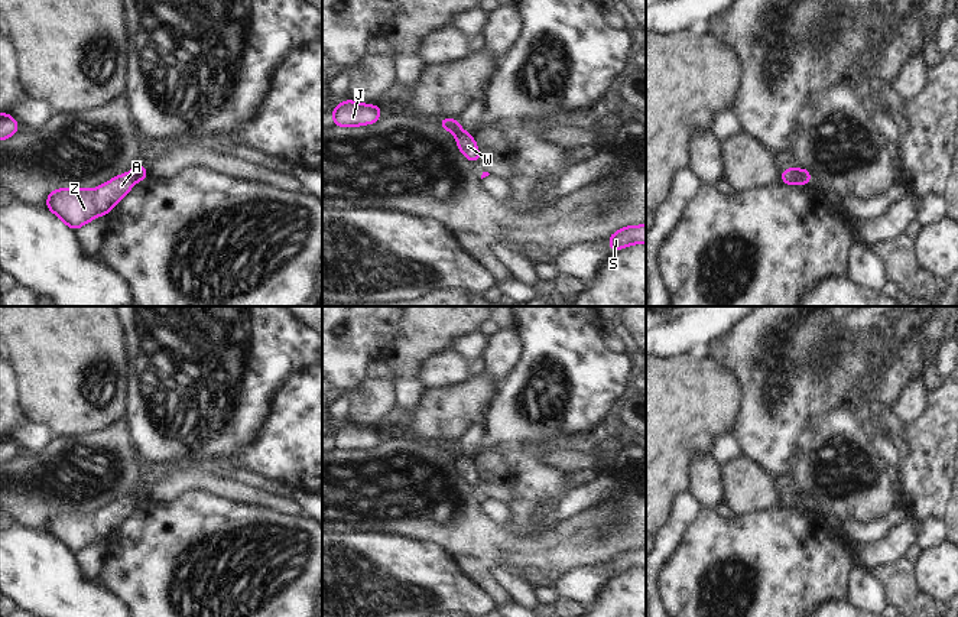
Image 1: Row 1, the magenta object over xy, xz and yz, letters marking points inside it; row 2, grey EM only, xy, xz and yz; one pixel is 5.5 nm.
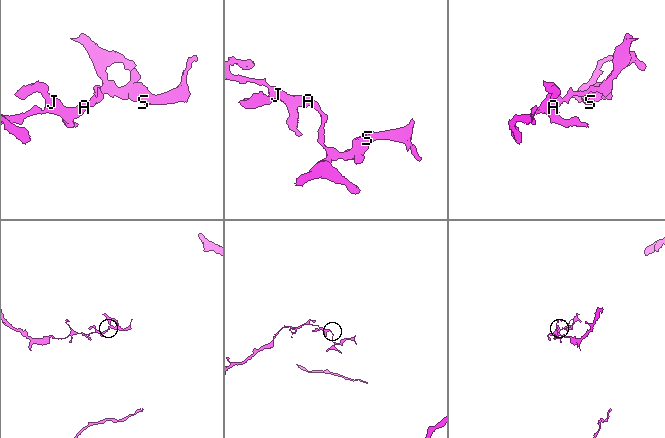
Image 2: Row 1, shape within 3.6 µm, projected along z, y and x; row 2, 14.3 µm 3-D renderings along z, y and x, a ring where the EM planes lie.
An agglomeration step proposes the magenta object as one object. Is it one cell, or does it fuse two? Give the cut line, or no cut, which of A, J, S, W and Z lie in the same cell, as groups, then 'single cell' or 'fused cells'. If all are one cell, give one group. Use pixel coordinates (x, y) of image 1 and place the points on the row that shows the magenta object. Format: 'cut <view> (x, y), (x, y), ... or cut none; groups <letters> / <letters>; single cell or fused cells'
cut yz (796, 171), (802, 184); groups A J Z / S W; fused cells

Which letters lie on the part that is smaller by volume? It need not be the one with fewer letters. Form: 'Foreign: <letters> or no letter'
Foreign: S, W

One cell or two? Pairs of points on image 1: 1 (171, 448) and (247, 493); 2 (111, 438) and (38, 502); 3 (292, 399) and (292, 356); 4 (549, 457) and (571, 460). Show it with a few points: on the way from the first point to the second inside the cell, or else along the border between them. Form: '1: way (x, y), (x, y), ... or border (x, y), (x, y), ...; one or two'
1: border (201, 464), (221, 474); two
2: way (101, 467), (101, 486), (71, 480), (64, 487); one
3: border (307, 369), (294, 373), (275, 393), (272, 400); two
4: way (555, 458), (565, 460); one

